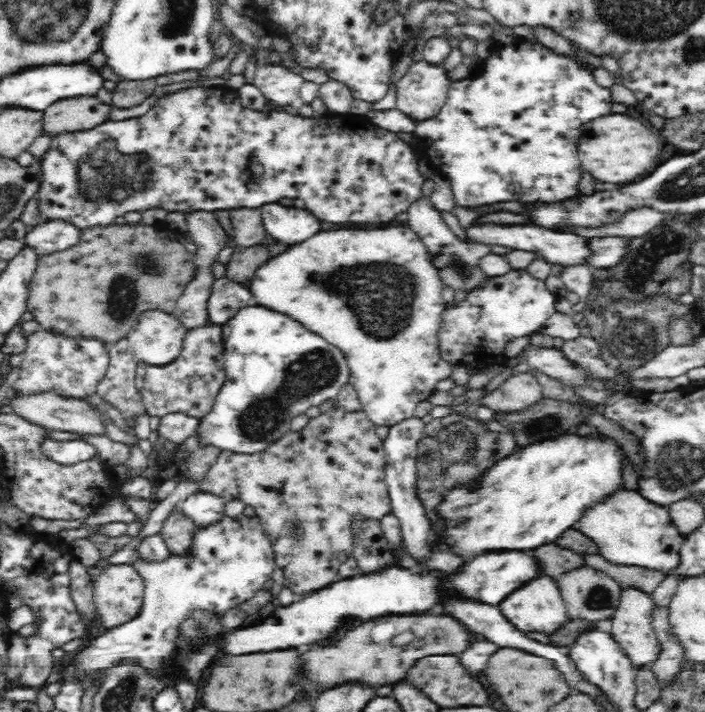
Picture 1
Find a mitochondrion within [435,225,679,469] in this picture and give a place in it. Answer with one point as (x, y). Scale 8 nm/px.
(630, 337)

